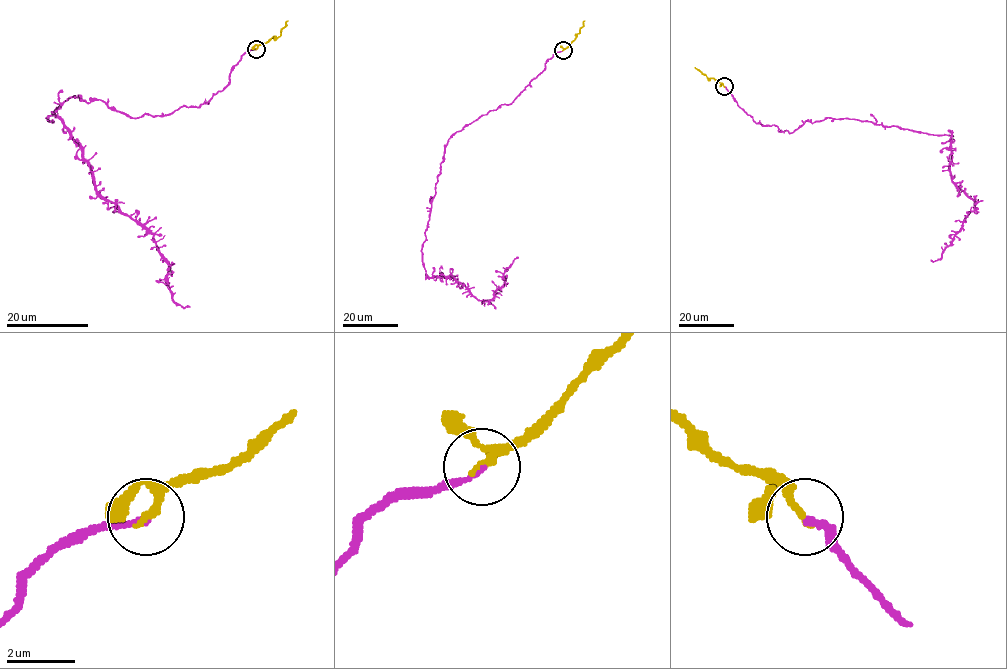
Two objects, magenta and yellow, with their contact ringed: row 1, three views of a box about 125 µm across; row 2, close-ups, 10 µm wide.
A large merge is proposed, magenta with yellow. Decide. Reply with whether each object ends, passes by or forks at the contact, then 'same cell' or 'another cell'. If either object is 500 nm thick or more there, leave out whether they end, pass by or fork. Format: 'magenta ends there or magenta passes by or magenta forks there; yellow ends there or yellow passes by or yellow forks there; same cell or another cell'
magenta ends there; yellow passes by; same cell

